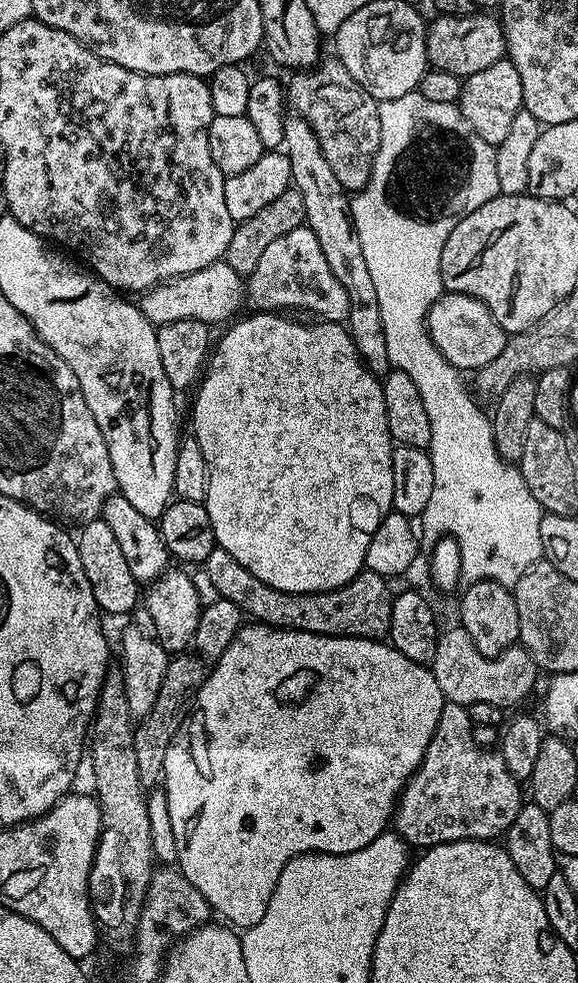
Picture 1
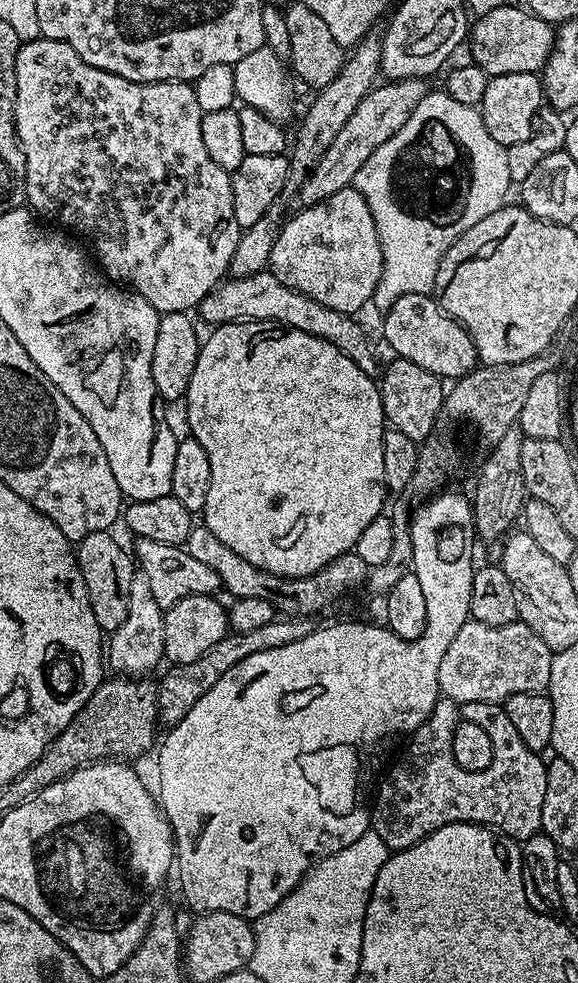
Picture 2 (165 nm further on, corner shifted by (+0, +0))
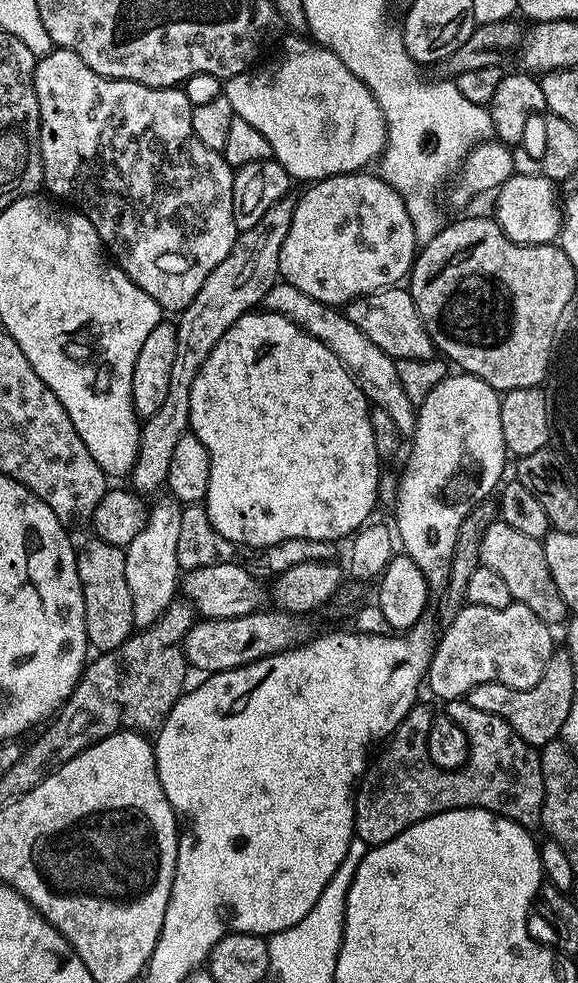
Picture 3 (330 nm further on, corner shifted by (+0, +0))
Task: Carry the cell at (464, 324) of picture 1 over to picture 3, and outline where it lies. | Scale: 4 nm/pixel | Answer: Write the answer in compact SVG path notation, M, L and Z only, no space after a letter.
M404 286L384 288L380 292L372 292L369 296L352 301L347 305L346 315L354 326L361 328L384 353L393 360L430 360L434 349L432 339L414 306L411 291Z

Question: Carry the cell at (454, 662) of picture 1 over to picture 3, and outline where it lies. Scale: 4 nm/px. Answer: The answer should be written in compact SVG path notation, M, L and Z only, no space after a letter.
M515 602L502 610L468 604L446 627L439 633L426 673L427 691L429 688L441 702L467 697L474 686L486 682L526 690L542 678L554 651L553 629L534 610Z

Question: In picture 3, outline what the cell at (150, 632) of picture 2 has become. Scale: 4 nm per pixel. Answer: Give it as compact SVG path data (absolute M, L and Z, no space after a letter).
M171 498L151 505L144 529L124 549L126 558L126 586L130 586L130 598L134 602L136 628L148 628L178 596L178 581L182 569L178 566L178 533L182 523L182 508Z

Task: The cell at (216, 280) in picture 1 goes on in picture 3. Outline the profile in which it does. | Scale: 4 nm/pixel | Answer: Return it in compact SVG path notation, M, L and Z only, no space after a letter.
M278 282L268 291L262 301L263 307L274 314L282 314L290 322L294 322L304 332L310 333L318 342L322 342L346 366L348 373L355 378L357 386L368 399L372 408L383 410L394 426L402 434L412 434L415 430L417 405L406 398L406 390L402 390L402 381L398 378L396 361L388 356L370 338L366 338L364 331L339 307L318 302L318 298L310 298L310 294L302 294L298 286L290 286Z

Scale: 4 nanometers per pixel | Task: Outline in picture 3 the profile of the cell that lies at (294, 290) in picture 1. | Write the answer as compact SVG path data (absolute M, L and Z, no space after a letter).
M371 171L343 172L341 176L331 176L325 180L317 180L309 183L308 188L301 196L298 196L294 206L294 218L290 218L290 230L286 234L286 242L282 242L282 254L278 254L278 266L280 267L279 279L290 286L298 286L302 294L310 294L310 298L318 298L318 302L333 306L347 306L354 300L369 296L372 292L380 292L384 288L390 288L401 283L400 280L409 275L418 255L418 241L414 234L414 222L410 222L410 214L406 214L406 206L402 198L379 175L371 176Z

